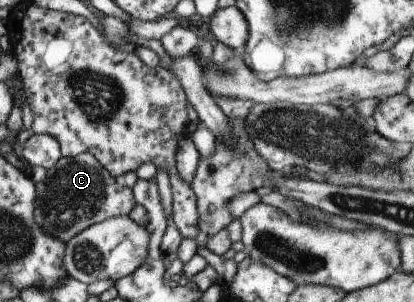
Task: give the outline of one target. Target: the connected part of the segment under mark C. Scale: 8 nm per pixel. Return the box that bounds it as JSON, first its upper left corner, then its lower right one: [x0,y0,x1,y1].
[34,153,136,244]

